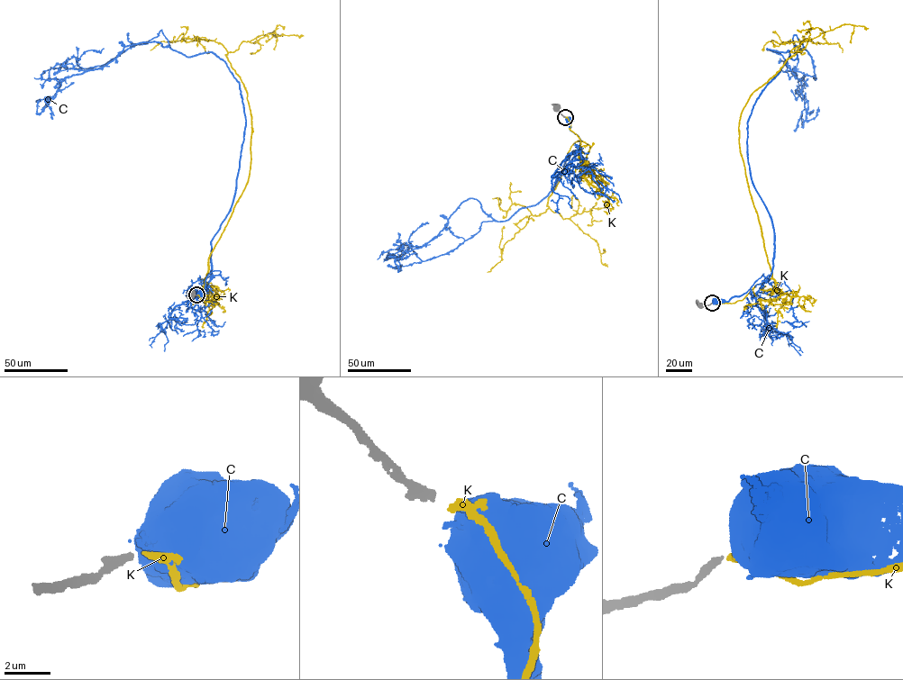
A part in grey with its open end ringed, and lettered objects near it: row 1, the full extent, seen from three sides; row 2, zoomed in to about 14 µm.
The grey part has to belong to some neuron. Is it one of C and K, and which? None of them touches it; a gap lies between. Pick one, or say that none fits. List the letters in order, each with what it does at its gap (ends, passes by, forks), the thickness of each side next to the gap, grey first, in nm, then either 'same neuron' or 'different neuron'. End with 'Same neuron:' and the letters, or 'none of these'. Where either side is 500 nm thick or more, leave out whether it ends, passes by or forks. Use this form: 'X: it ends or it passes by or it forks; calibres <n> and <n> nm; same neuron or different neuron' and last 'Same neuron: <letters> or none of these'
C: it ends; calibres 360 and 180 nm; different neuron
K: it ends; calibres 360 and 320 nm; same neuron
Same neuron: K

